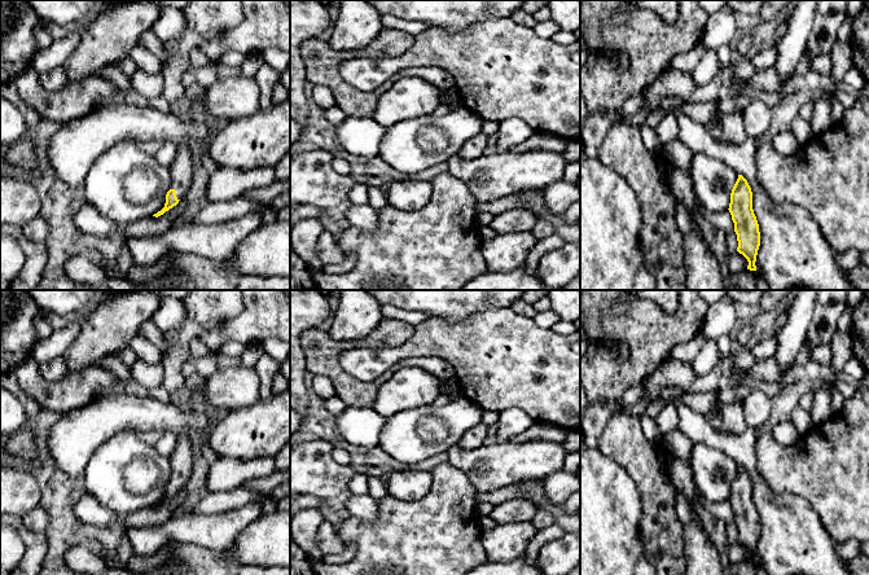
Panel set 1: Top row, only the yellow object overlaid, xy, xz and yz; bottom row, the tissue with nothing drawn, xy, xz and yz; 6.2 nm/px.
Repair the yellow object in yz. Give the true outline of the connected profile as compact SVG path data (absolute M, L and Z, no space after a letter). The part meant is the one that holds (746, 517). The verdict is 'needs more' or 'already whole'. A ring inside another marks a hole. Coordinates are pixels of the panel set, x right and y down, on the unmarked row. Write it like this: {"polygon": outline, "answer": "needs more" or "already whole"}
{"polygon": "M738 465L732 479L728 500L732 505L737 524L737 541L747 549L747 559L756 561L755 552L760 536L760 522L752 500L752 482L742 465Z", "answer": "already whole"}

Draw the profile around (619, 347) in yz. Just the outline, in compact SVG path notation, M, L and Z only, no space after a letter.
M606 338L598 342L600 346L609 346L614 350L615 355L620 360L626 360L629 356L627 344L616 338Z

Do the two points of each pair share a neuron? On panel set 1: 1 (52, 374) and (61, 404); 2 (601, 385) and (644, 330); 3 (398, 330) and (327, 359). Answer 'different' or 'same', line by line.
1: different
2: same
3: same

